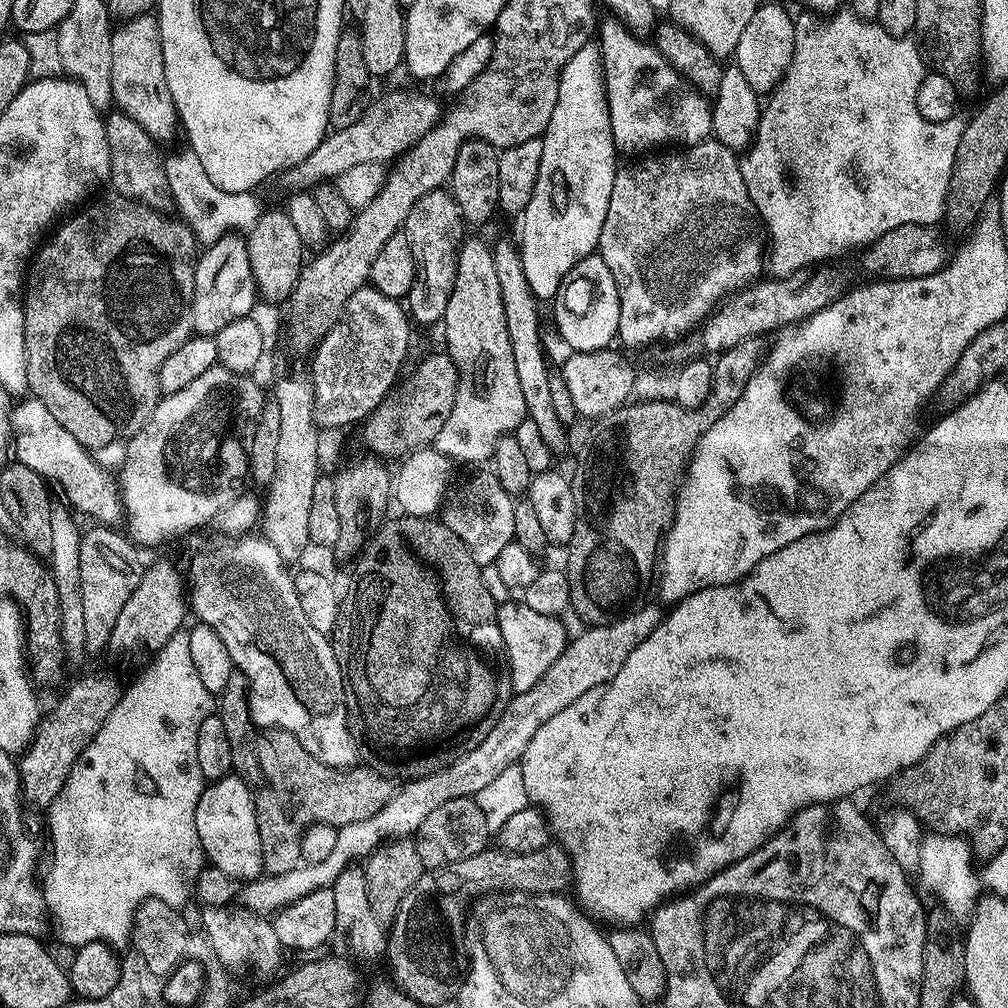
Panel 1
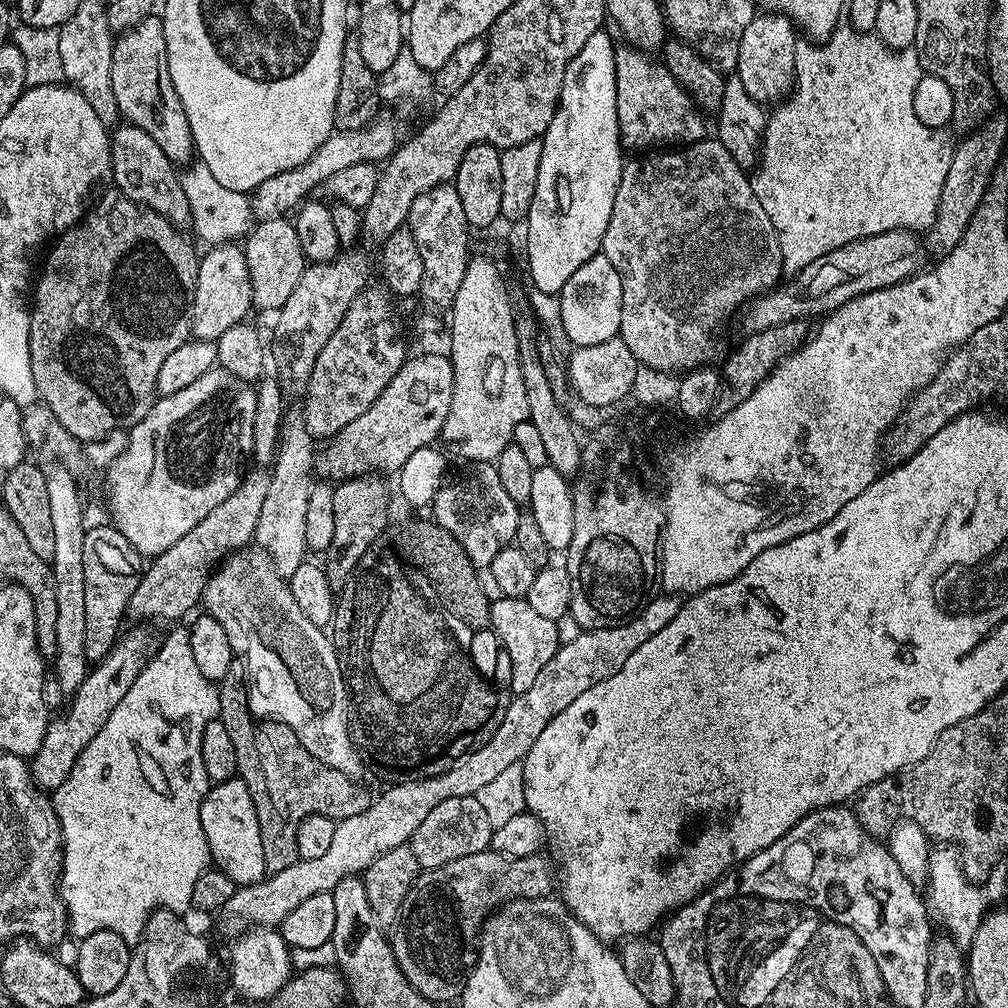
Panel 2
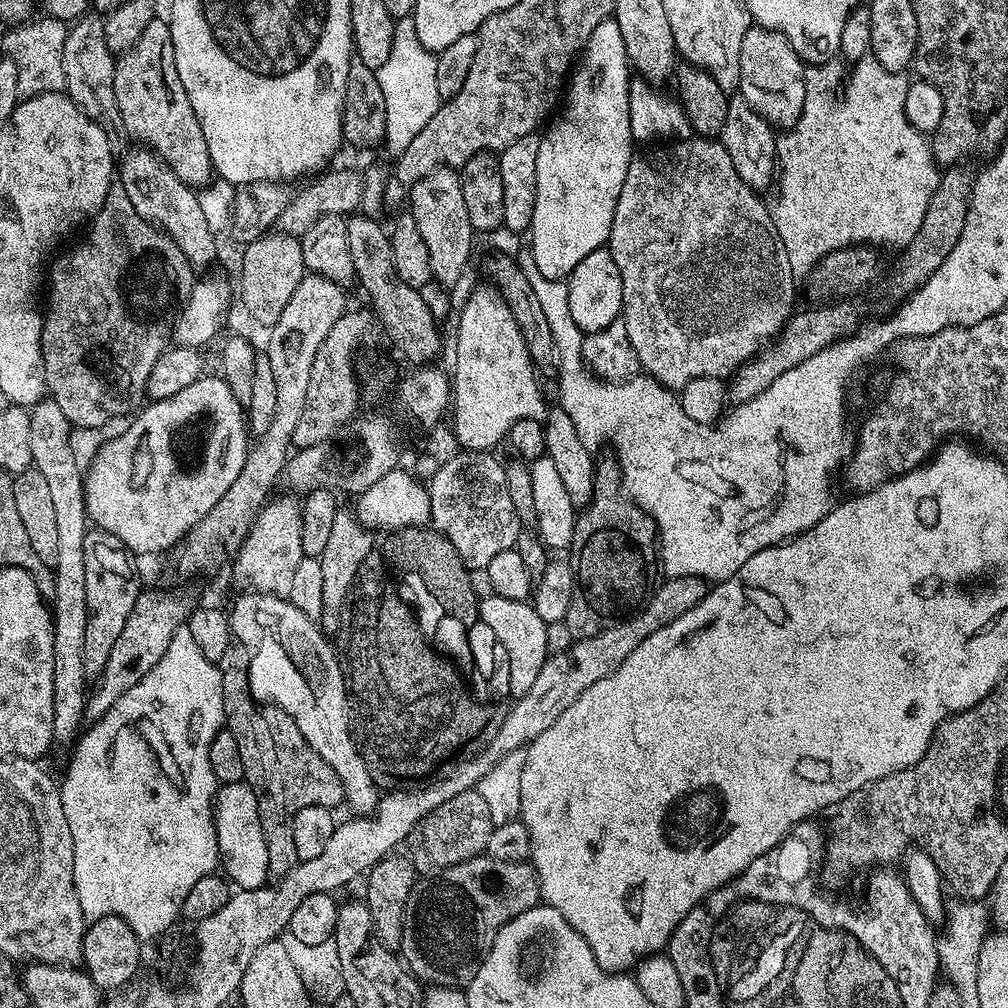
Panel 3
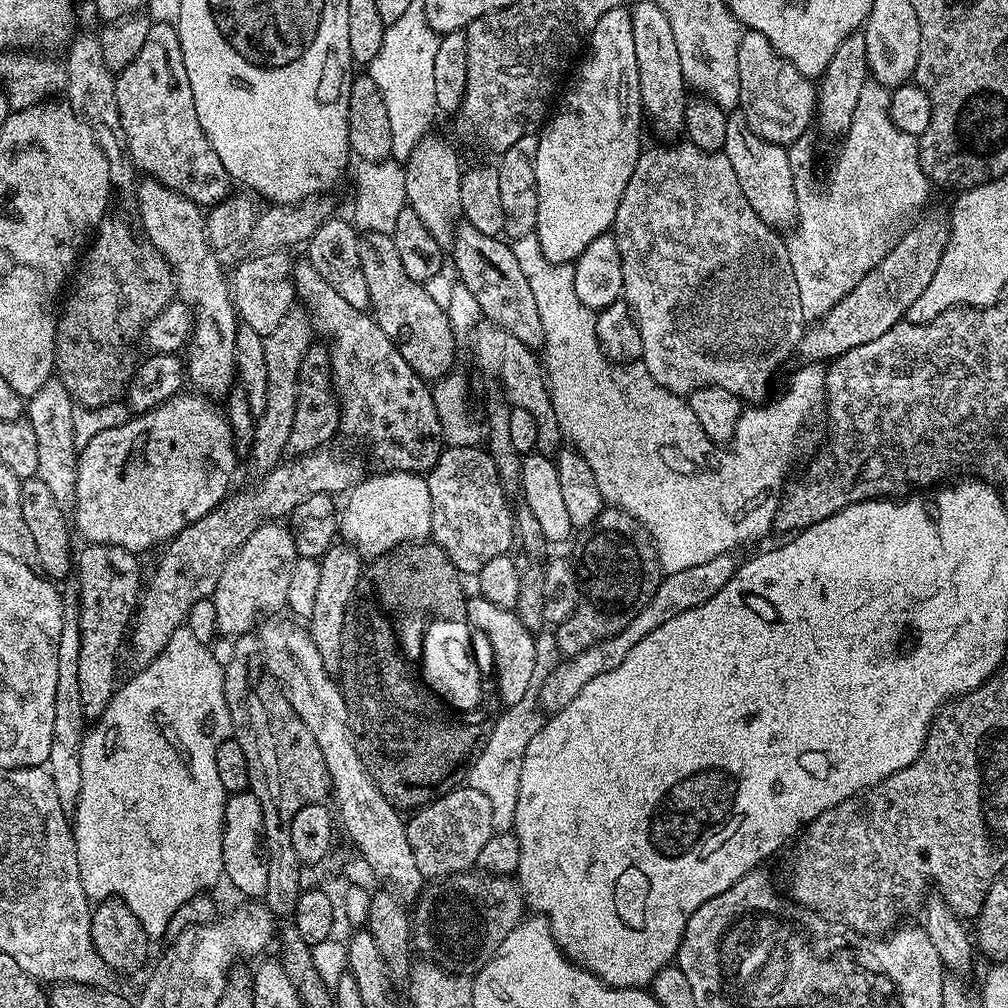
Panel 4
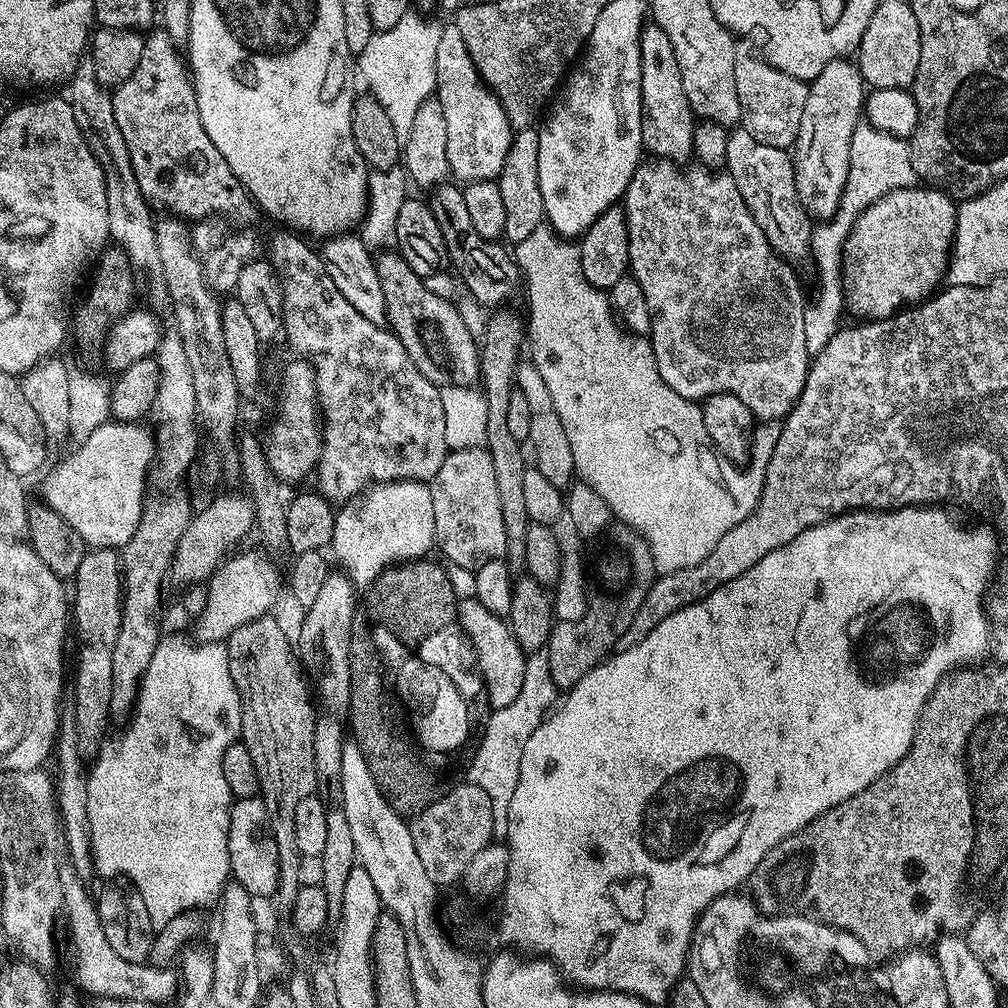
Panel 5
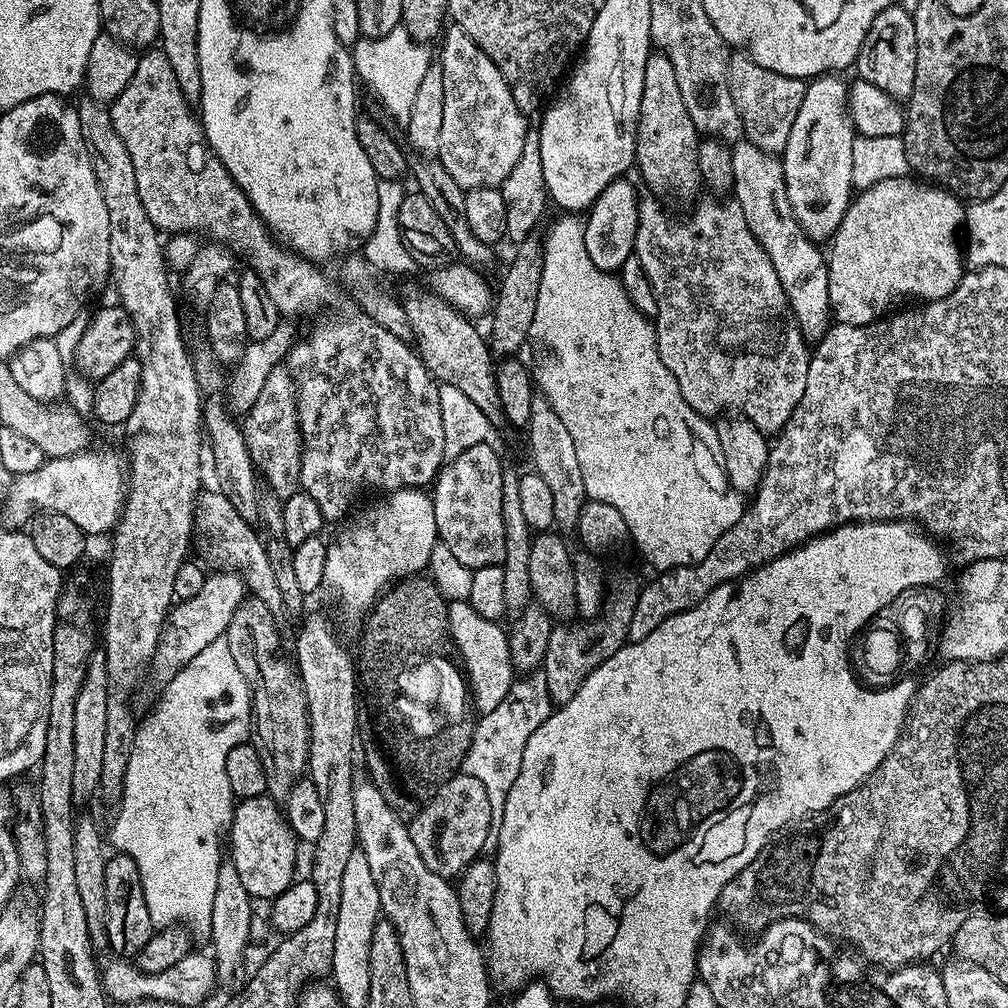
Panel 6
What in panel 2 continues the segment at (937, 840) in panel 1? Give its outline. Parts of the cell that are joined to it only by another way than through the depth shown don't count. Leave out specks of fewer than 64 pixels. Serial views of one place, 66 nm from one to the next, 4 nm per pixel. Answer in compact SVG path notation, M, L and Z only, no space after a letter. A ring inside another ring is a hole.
M936 846L929 851L926 900L938 924L940 919L940 924L944 927L941 929L960 949L966 950L972 945L981 921L993 906L999 905L996 904L1000 900L999 890L984 887L988 886L981 886L966 878L964 868L960 865L959 851L955 847Z

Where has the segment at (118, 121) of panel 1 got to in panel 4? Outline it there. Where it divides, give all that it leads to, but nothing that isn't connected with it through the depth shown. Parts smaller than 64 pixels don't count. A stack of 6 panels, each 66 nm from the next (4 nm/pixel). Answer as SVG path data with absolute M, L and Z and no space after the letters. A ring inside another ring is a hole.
M144 178L135 185L143 235L168 259L176 273L176 290L183 303L194 306L192 334L186 345L186 376L197 393L224 398L237 383L236 329L238 317L232 302L229 277L224 276L217 249L208 240L206 212L188 196L167 188L162 182Z

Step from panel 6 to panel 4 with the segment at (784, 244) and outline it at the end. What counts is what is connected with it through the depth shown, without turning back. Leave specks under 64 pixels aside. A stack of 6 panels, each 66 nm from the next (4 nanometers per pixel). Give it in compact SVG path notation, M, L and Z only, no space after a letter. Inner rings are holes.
M736 110L729 115L723 154L726 158L730 158L730 166L734 166L734 174L738 174L738 186L742 186L742 194L746 194L746 202L750 202L754 214L758 214L758 218L762 218L766 226L777 230L794 229L799 214L798 198L795 197L798 176L795 171L792 173L792 160L788 157L788 152L789 149L785 145L771 144L762 139L744 120L743 112Z

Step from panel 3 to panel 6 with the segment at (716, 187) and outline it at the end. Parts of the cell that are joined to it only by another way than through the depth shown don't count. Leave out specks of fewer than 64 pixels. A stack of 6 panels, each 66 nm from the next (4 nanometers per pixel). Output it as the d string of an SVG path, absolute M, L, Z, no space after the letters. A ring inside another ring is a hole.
M648 194L648 197L645 195L638 206L638 234L634 255L638 258L646 278L650 278L650 286L654 290L656 349L662 362L666 362L666 370L674 374L678 382L678 390L682 390L682 398L686 398L689 406L701 416L712 418L725 410L731 410L733 413L750 418L750 422L754 422L754 426L758 426L760 432L779 434L786 426L790 414L794 414L798 402L802 402L802 393L806 391L806 370L808 369L810 345L802 338L802 330L798 330L796 315L788 301L782 281L778 278L777 271L774 270L774 262L770 262L770 254L766 254L766 250L762 248L758 238L750 230L746 222L746 214L742 214L742 206L734 198L697 199L696 209L689 216L671 216L655 199L659 200L655 195Z

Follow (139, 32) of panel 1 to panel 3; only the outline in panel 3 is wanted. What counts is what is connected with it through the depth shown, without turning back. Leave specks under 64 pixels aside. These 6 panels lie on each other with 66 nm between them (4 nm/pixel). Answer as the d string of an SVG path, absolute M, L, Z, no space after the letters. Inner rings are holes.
M167 19L152 20L146 30L142 30L142 38L138 38L130 50L116 56L114 98L118 98L123 131L128 131L136 139L133 141L165 160L182 182L199 190L213 179L212 159L202 126L194 114L194 106L190 106L186 86L182 86L182 78L178 78L178 66L174 66L174 38Z

